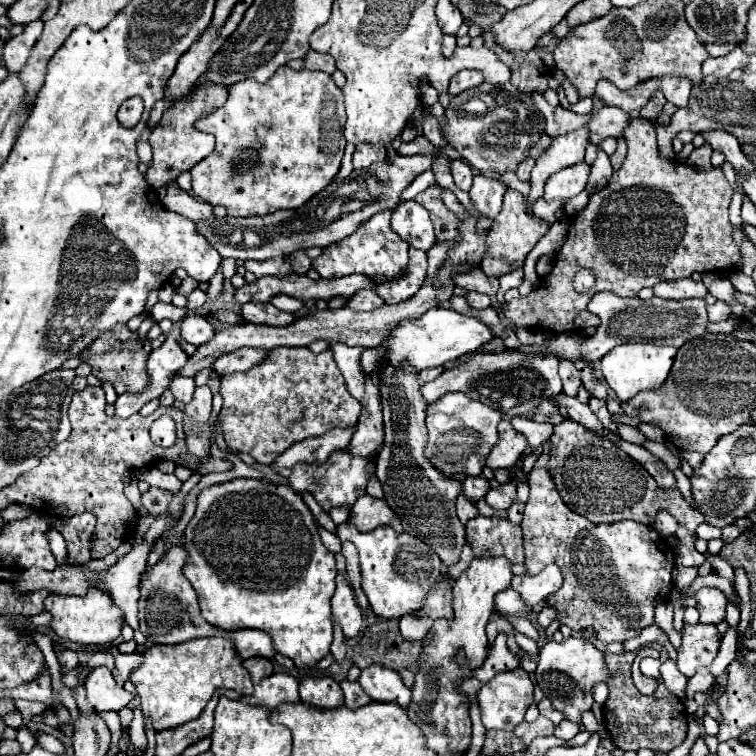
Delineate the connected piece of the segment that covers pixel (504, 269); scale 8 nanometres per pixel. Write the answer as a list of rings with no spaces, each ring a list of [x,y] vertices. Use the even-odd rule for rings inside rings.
[[[512,188],[506,190],[504,194],[504,206],[502,206],[502,212],[494,218],[494,224],[488,232],[488,248],[486,248],[486,256],[484,260],[480,262],[480,268],[484,270],[484,274],[488,276],[502,276],[502,274],[508,274],[516,268],[522,268],[524,266],[524,260],[528,256],[528,252],[536,246],[536,242],[548,232],[550,224],[532,216],[528,210],[526,210],[526,202],[524,202],[524,196]]]

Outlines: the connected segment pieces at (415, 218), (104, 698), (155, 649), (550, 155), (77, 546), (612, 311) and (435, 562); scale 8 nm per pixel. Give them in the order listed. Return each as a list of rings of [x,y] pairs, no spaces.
[[[414,200],[404,202],[404,204],[394,208],[392,230],[396,234],[400,234],[400,238],[406,240],[410,246],[424,250],[424,252],[436,244],[430,214]]]
[[[104,666],[94,668],[86,678],[84,686],[88,702],[94,706],[96,712],[108,712],[108,710],[118,712],[126,708],[132,700],[132,694],[126,692],[122,686],[118,686],[112,678],[112,672]]]
[[[224,636],[196,638],[174,646],[156,644],[144,652],[144,664],[130,674],[130,682],[142,698],[140,710],[144,718],[150,720],[156,732],[196,720],[216,688],[228,688],[242,696],[250,696],[254,692],[254,684],[246,668]]]
[[[578,128],[572,134],[564,134],[554,138],[552,146],[536,160],[530,178],[530,194],[528,204],[534,204],[538,198],[544,196],[546,180],[562,168],[578,164],[584,160],[584,150],[588,146],[588,128]]]
[[[91,512],[74,515],[72,518],[56,518],[52,528],[58,530],[68,546],[70,564],[86,564],[90,562],[90,548],[87,548],[87,529],[96,525],[96,517]]]
[[[598,292],[592,296],[592,300],[598,300],[598,308],[600,308],[600,320],[602,324],[598,326],[596,334],[586,338],[584,342],[574,336],[574,334],[558,334],[558,338],[552,338],[548,340],[546,346],[526,346],[526,348],[520,348],[522,352],[556,352],[560,360],[584,360],[584,362],[594,362],[594,360],[600,360],[608,350],[612,350],[614,346],[618,344],[656,344],[656,346],[674,346],[674,348],[680,348],[684,342],[700,336],[706,332],[706,326],[708,326],[708,318],[706,318],[706,304],[704,300],[664,300],[664,298],[650,298],[650,300],[642,300],[642,298],[620,298],[612,292]]]
[[[344,522],[338,526],[338,538],[354,542],[358,548],[362,566],[362,590],[370,602],[372,612],[380,618],[398,620],[404,614],[418,612],[424,596],[440,578],[440,558],[416,536],[396,534],[388,526],[380,526],[372,532],[358,532],[352,522]]]

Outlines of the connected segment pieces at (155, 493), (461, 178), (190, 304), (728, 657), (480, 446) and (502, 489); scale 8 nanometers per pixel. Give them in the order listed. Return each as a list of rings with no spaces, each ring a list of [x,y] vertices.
[[[150,488],[146,494],[142,494],[142,506],[152,514],[158,516],[164,512],[164,508],[168,508],[168,502],[172,500],[172,492],[162,490],[162,488]]]
[[[454,160],[454,162],[450,162],[450,174],[454,178],[454,184],[468,192],[468,188],[472,186],[472,178],[474,178],[472,168],[462,160]]]
[[[200,288],[194,289],[187,296],[187,308],[188,310],[194,310],[200,308],[206,302],[206,292],[202,292]]]
[[[729,626],[721,639],[718,654],[709,669],[715,678],[723,674],[727,666],[735,659],[737,649],[737,632]]]
[[[446,392],[440,400],[426,408],[426,428],[428,442],[424,448],[424,458],[428,458],[434,468],[442,474],[466,474],[480,476],[488,452],[498,440],[498,422],[502,420],[500,412],[470,400],[460,392]]]
[[[508,482],[508,484],[502,484],[502,486],[494,486],[486,494],[486,502],[494,510],[508,510],[514,504],[514,500],[516,500],[516,482]]]

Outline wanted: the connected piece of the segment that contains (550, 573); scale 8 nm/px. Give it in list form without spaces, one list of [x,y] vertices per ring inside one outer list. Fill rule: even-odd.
[[[548,566],[536,576],[514,576],[510,584],[510,588],[520,594],[528,610],[534,610],[546,596],[560,590],[560,586],[562,574],[560,570],[556,570],[556,566]]]

